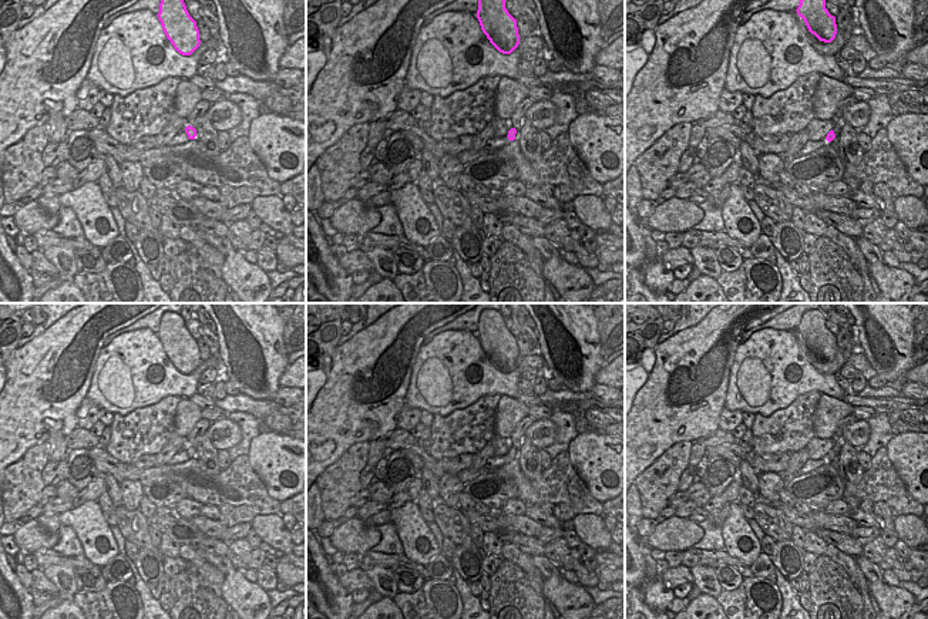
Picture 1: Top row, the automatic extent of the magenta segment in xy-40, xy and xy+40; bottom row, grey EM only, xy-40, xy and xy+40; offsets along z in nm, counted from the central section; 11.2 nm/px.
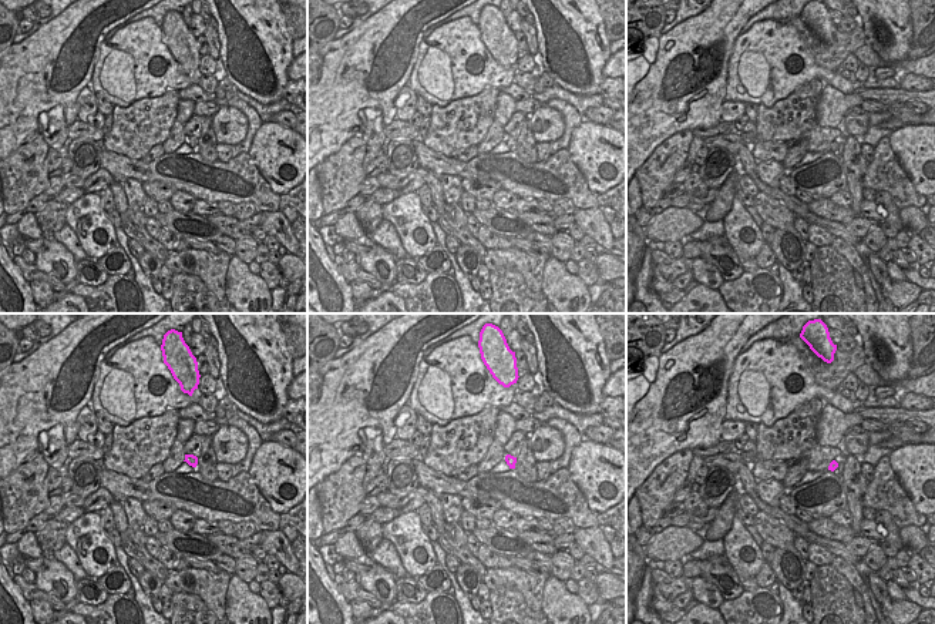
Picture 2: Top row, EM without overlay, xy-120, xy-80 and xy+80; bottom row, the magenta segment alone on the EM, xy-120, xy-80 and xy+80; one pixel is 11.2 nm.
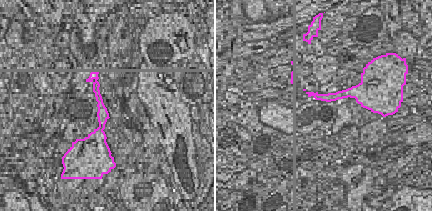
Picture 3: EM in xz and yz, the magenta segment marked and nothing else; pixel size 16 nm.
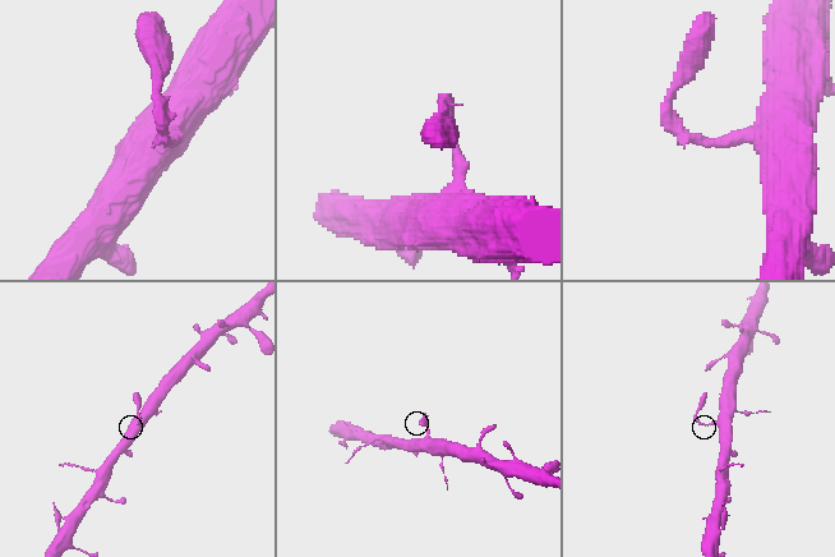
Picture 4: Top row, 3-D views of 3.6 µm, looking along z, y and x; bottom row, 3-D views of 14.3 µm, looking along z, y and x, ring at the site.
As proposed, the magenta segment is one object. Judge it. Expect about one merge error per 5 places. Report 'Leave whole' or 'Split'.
Split

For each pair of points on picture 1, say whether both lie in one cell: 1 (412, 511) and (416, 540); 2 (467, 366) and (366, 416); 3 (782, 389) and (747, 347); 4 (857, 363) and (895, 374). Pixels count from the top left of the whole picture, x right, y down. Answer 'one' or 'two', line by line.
1: one
2: two
3: one
4: two

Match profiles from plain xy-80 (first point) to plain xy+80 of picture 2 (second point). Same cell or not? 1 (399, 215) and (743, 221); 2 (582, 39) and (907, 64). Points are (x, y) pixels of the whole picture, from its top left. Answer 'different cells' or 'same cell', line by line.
1: same cell
2: different cells

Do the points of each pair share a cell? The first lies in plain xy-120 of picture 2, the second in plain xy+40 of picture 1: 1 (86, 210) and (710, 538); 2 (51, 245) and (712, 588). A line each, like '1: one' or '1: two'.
1: two
2: one

